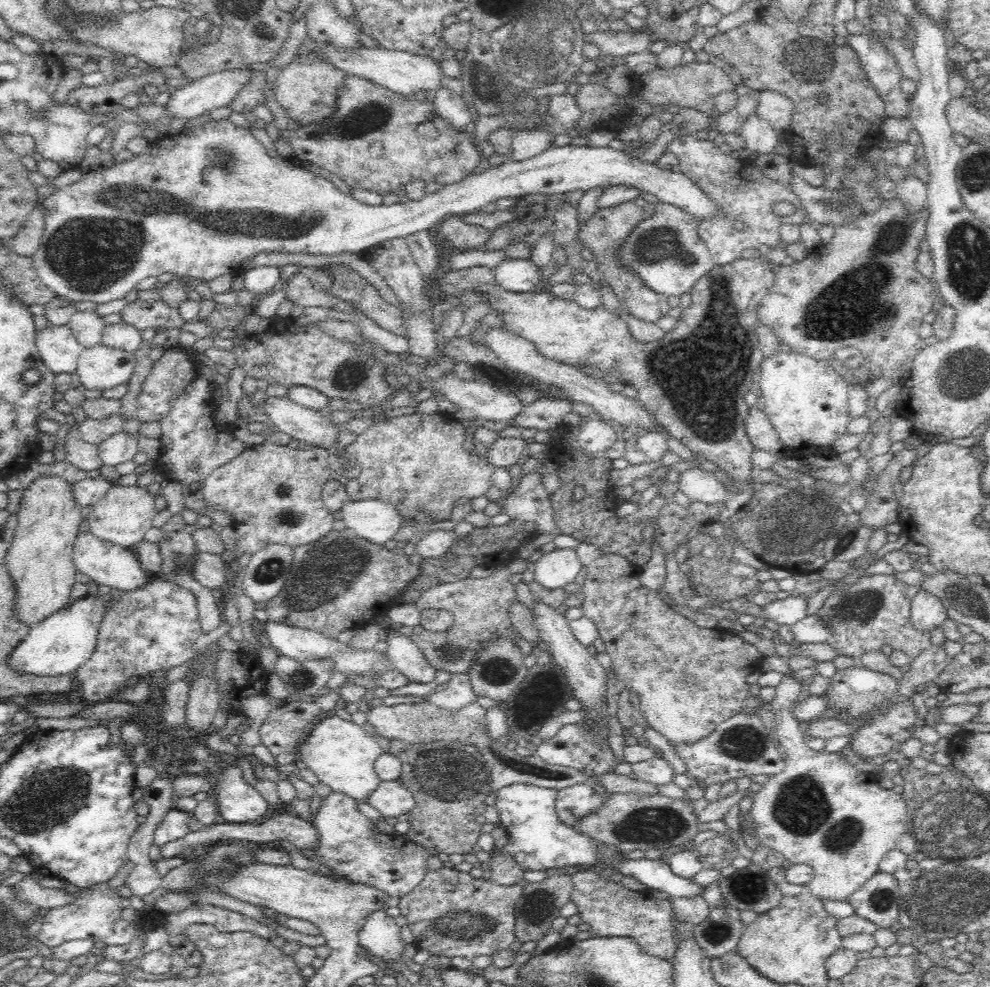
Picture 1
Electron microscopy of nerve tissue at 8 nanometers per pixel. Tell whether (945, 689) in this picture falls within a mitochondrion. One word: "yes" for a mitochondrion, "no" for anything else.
no

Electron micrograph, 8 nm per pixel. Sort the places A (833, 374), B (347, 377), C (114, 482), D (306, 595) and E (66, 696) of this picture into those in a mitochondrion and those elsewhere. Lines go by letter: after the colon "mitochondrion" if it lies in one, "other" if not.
A: other
B: mitochondrion
C: other
D: mitochondrion
E: other

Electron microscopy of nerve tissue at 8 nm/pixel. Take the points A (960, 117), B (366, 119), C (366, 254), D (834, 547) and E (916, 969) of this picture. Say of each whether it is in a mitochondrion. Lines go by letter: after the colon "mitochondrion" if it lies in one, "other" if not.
A: other
B: mitochondrion
C: other
D: mitochondrion
E: other

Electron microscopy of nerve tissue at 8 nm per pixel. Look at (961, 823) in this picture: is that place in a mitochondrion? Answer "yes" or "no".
yes

